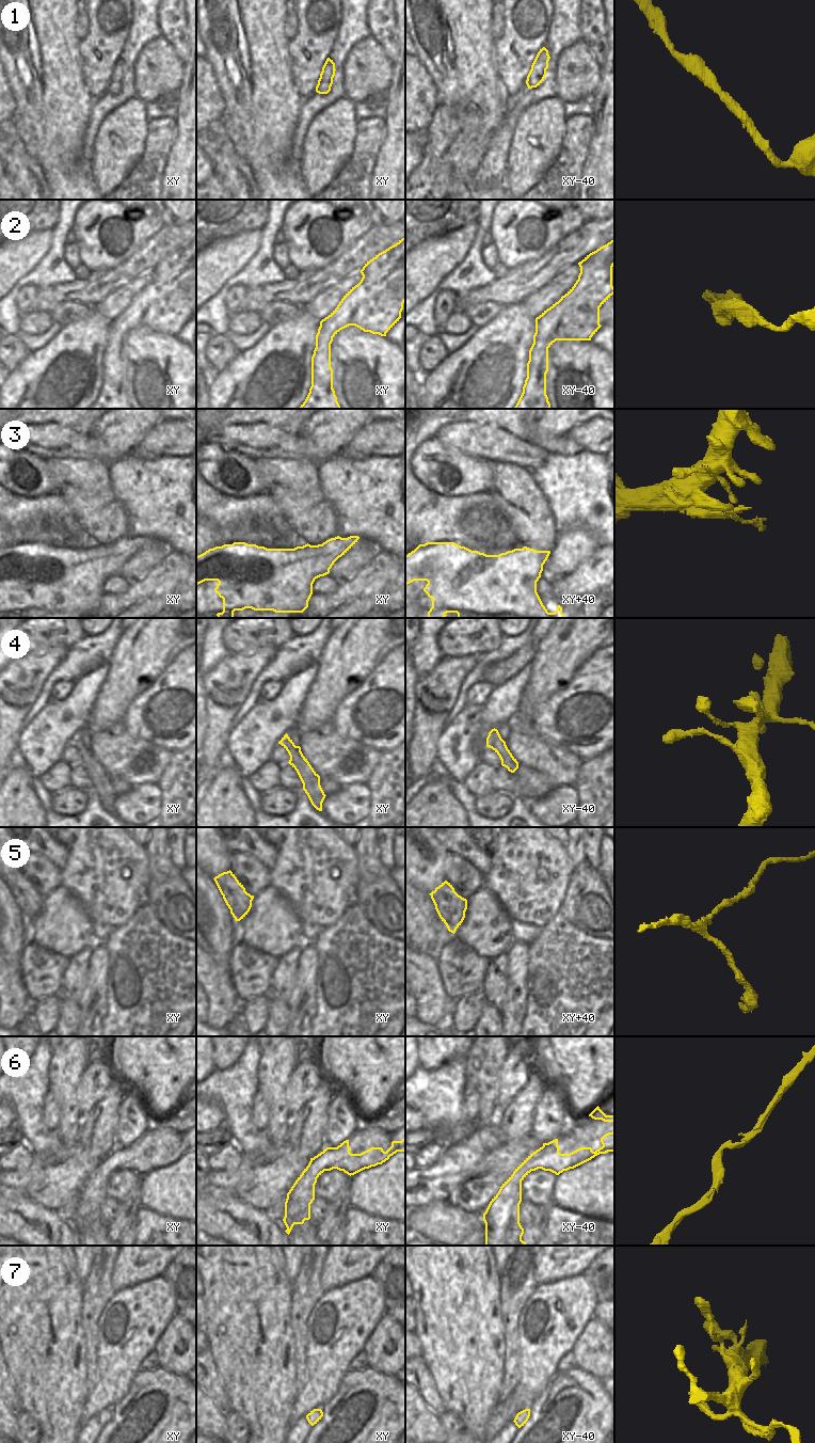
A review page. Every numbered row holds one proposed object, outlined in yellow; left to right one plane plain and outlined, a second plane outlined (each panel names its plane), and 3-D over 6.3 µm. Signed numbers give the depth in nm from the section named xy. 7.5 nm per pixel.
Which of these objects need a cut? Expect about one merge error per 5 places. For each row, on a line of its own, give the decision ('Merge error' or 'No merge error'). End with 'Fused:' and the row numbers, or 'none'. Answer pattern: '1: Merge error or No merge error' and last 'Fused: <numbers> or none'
1: No merge error
2: No merge error
3: No merge error
4: No merge error
5: Merge error
6: No merge error
7: No merge error
Fused: 5.

